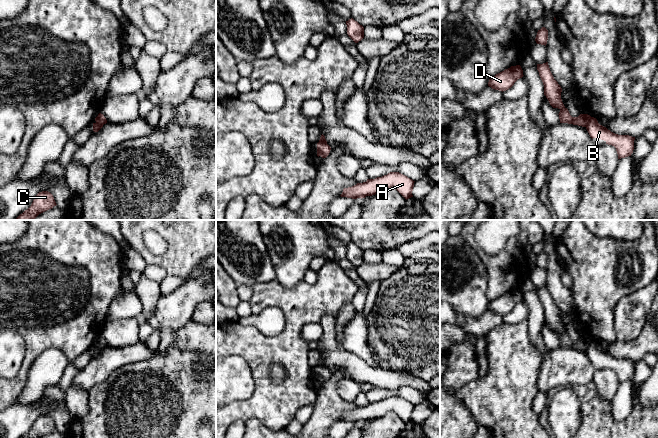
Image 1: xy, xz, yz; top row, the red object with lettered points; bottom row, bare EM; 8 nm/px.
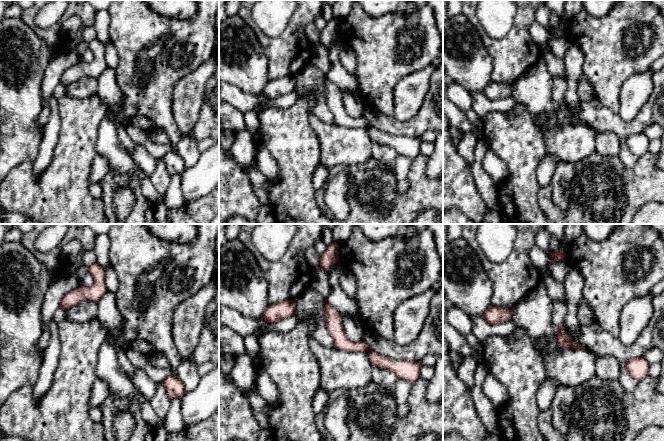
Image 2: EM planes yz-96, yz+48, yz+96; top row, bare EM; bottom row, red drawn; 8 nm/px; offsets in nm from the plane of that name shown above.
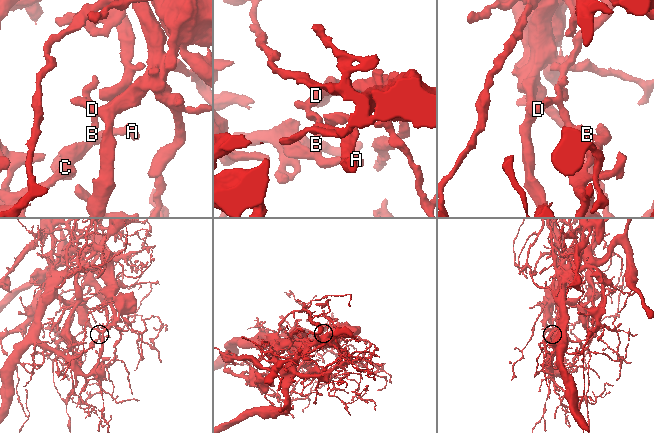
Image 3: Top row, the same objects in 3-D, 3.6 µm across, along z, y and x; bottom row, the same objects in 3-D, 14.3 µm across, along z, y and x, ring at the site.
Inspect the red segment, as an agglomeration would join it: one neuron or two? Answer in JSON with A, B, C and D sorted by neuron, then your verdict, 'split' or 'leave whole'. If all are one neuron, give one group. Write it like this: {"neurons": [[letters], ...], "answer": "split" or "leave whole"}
{"neurons": [["A", "B", "C"], ["D"]], "answer": "split"}

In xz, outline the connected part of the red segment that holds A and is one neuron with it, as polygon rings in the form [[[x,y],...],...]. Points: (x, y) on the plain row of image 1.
[[[390,396],[382,401],[367,403],[366,406],[357,407],[352,411],[344,412],[340,420],[362,423],[366,420],[378,418],[388,412],[394,412],[407,424],[413,421],[414,406],[415,405],[399,396]]]

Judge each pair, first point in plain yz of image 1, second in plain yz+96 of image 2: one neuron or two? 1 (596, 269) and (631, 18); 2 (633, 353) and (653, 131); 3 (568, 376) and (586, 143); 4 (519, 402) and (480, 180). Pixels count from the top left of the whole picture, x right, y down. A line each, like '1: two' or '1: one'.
1: one
2: two
3: one
4: two

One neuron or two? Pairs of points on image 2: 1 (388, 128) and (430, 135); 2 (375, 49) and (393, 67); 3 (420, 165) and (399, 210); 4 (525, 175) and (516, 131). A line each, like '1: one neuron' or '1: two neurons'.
1: two neurons
2: one neuron
3: one neuron
4: one neuron

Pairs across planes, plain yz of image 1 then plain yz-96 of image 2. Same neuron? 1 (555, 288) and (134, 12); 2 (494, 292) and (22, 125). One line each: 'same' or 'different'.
1: different
2: different

